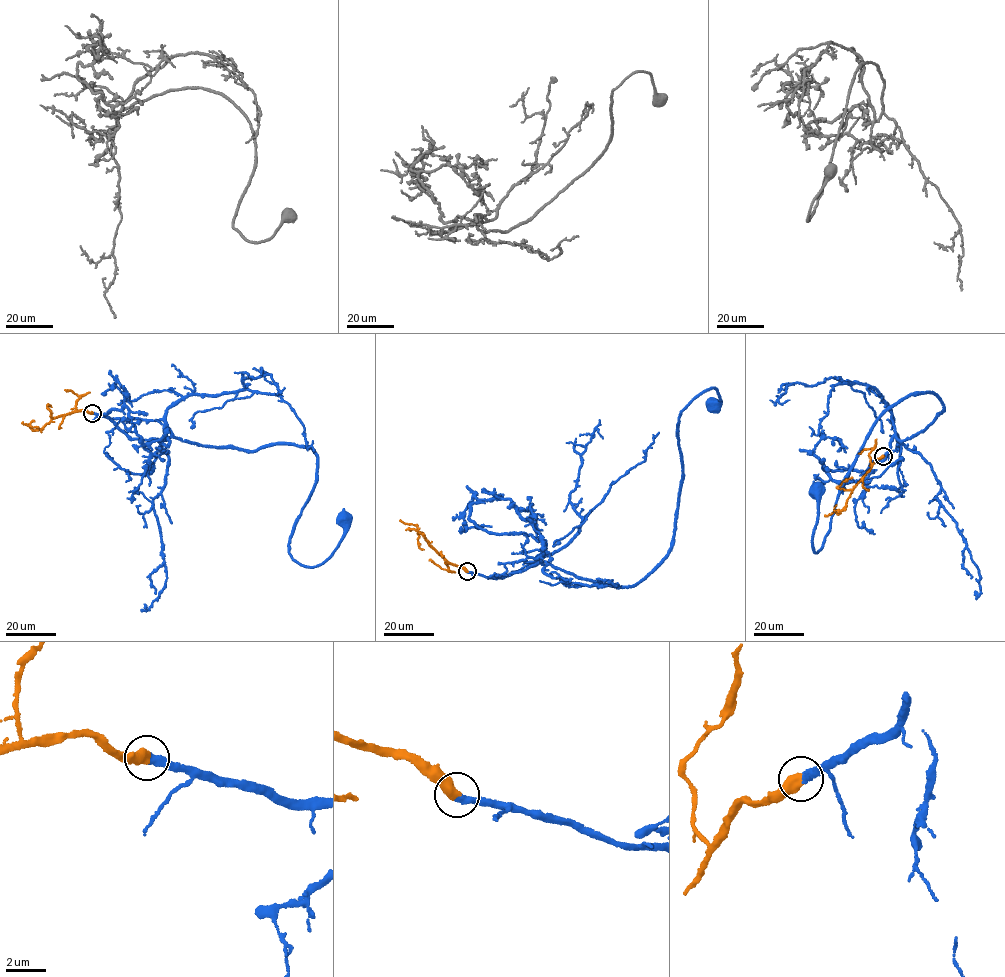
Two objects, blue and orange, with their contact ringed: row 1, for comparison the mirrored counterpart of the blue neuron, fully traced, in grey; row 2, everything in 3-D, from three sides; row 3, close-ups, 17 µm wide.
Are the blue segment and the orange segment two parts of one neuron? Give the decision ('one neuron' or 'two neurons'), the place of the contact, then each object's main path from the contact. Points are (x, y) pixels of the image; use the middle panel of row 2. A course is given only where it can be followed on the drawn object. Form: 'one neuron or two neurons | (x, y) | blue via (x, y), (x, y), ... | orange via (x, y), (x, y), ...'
one neuron | (467, 571) | blue via (467, 572), (504, 577), (545, 562), (633, 587), (671, 542), (683, 480), (680, 414), (712, 388), (716, 406) | orange via (467, 571), (444, 560), (416, 525), (400, 520)

